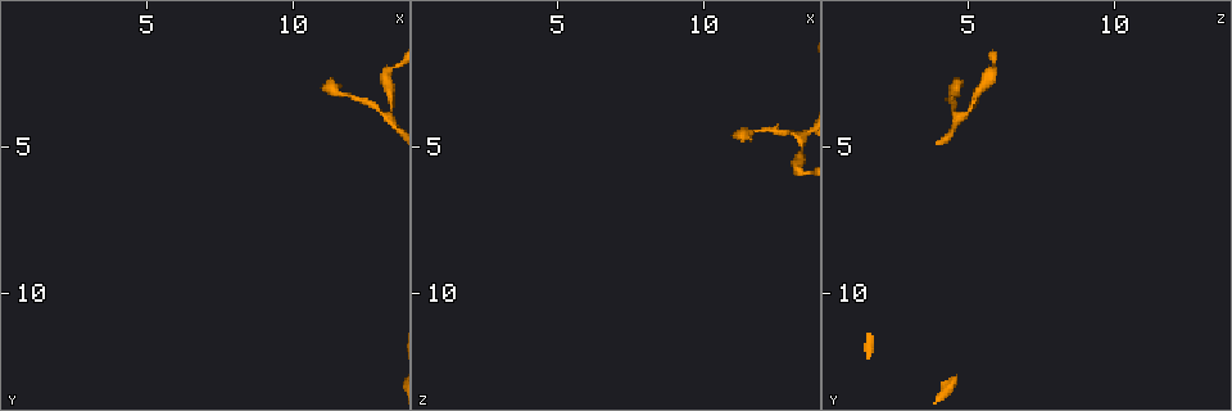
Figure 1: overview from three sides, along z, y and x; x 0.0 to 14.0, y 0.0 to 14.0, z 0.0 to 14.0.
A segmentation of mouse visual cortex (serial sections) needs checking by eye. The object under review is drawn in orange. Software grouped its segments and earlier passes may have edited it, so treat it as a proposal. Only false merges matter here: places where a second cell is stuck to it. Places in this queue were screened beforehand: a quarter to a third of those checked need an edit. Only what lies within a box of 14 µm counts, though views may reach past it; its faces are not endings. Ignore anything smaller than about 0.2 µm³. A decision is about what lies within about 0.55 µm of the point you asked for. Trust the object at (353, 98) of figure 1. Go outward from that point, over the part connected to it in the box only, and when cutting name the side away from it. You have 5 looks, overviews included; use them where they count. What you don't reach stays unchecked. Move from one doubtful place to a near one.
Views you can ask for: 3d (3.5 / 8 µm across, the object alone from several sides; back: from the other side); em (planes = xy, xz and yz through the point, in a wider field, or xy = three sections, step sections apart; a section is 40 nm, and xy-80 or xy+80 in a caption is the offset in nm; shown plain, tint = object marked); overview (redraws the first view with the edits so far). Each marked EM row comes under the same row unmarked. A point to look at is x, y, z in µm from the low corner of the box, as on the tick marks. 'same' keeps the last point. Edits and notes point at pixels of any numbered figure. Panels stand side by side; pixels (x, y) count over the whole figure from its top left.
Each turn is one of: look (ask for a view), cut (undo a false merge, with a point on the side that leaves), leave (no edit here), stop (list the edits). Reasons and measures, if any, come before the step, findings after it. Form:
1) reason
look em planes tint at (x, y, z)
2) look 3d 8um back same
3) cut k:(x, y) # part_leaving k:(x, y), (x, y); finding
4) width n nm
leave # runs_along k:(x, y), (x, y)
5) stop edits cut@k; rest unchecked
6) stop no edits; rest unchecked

sharp bend
look 3d 3.5um back at (13.1, 3.9, 4.5)

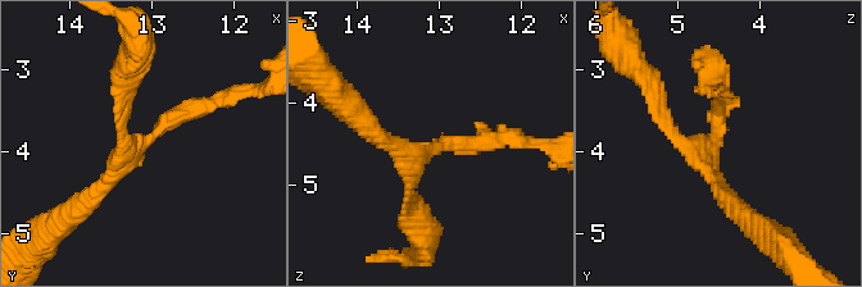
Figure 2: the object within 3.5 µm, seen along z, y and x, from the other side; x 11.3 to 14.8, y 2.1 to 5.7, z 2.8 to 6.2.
now the EM
look em xy step 1 tint at (13.00, 3.90, 4.55)

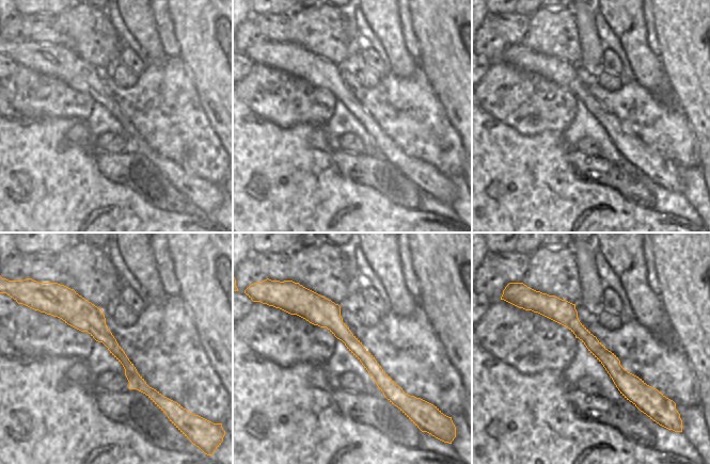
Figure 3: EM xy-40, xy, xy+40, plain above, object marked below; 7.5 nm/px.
width 120 nm
leave # runs_along 3:(305, 300), (351, 341), (399, 404); continuous, no second cell

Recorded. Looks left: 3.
sudden change in width
look 3d 3.5um at (13.3, 2.4, 5.9)

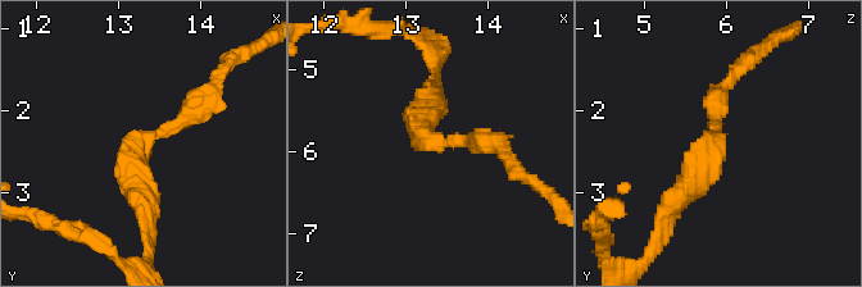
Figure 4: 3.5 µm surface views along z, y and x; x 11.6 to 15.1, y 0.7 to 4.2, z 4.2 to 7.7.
look em planes tint at (13.35, 2.35, 5.85)

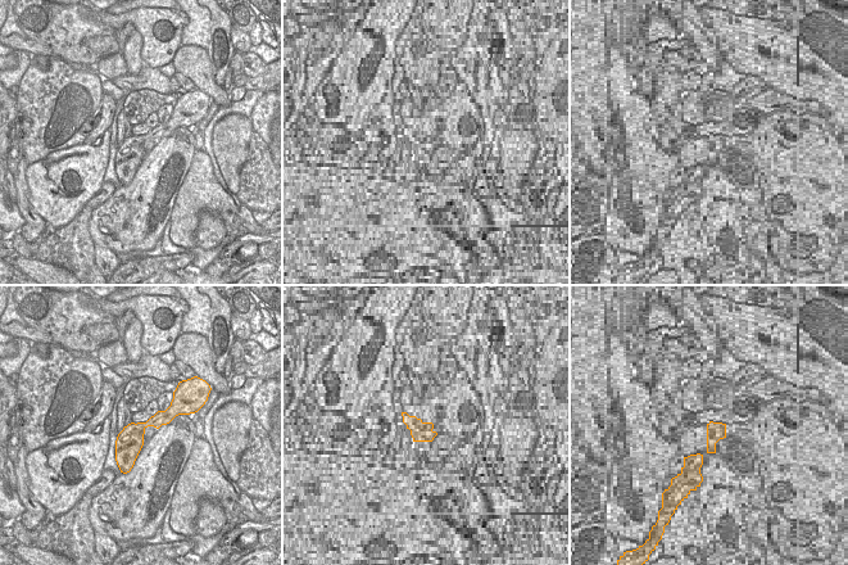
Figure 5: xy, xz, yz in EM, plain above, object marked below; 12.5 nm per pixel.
arm_widths 250, 300 nm
leave # runs_along 5:(173, 408), (131, 438), (126, 468); one cell here

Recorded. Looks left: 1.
stop no edits; rest unchecked

